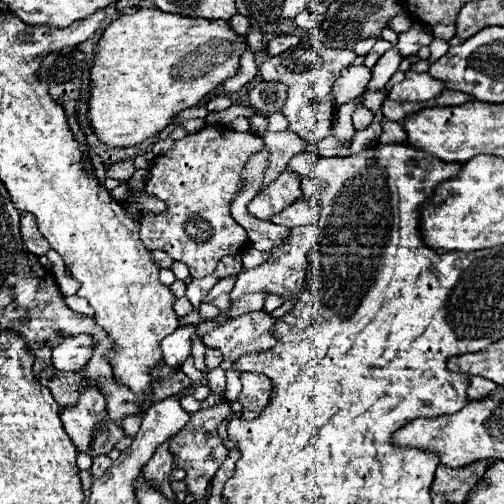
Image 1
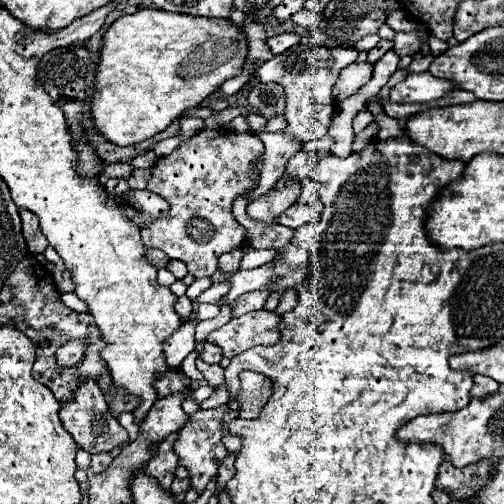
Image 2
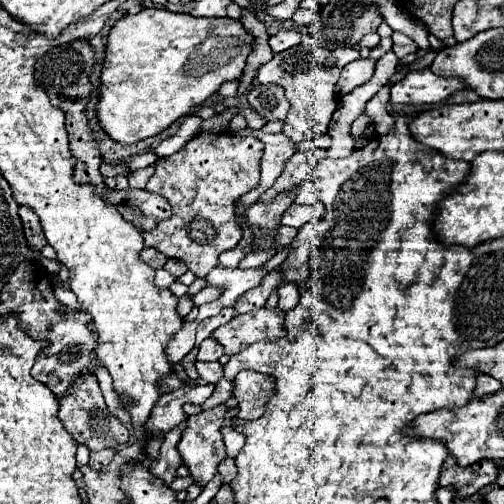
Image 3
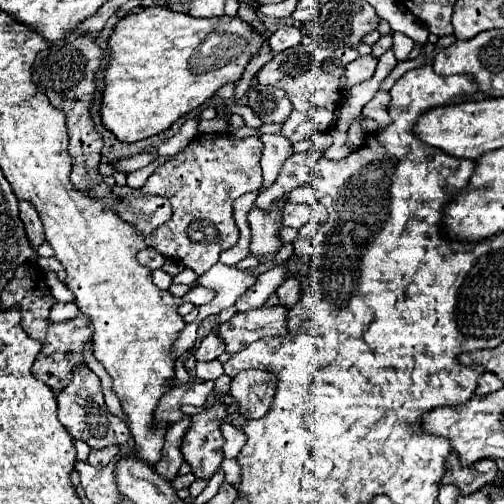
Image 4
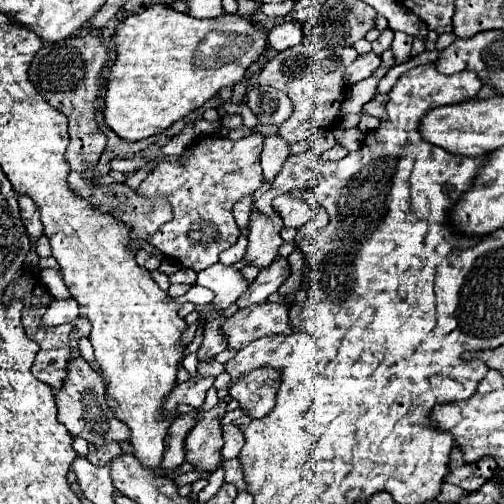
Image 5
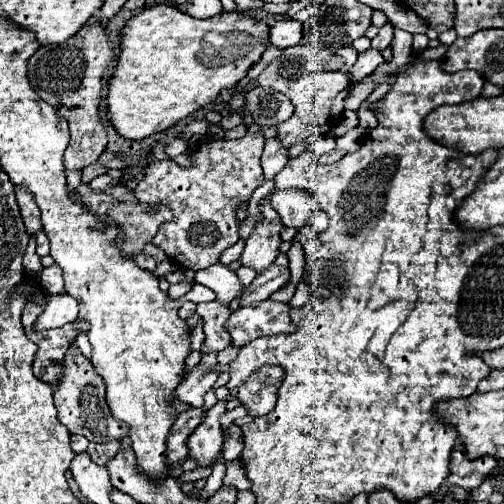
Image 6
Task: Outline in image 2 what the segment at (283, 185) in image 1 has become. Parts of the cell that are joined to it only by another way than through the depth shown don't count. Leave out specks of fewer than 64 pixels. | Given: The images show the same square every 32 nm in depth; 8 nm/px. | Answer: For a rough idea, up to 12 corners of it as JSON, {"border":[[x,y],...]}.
{"border":[[282,176],[248,204],[248,216],[274,224],[300,196],[298,180]]}

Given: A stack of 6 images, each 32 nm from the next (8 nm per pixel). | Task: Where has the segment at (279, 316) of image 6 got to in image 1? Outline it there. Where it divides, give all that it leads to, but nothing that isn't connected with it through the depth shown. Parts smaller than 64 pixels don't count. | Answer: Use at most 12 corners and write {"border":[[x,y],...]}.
{"border":[[264,310],[216,326],[202,336],[236,362],[248,352],[268,350],[276,320]]}

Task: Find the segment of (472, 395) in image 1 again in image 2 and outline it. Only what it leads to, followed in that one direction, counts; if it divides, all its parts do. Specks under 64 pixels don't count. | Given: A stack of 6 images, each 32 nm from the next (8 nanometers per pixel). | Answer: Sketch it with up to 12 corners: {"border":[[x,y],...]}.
{"border":[[474,376],[472,398],[482,398],[498,390],[500,384],[486,376]]}

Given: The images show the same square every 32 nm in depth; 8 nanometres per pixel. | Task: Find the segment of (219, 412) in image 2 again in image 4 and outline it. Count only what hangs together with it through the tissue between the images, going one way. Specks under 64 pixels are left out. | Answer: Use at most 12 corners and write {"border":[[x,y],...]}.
{"border":[[226,406],[190,416],[182,456],[200,480],[224,460]]}

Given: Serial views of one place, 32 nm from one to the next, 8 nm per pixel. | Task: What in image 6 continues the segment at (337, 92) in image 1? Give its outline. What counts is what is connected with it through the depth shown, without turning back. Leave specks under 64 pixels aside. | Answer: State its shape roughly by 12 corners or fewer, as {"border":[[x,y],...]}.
{"border":[[376,50],[358,54],[350,80],[360,82],[384,62]]}

